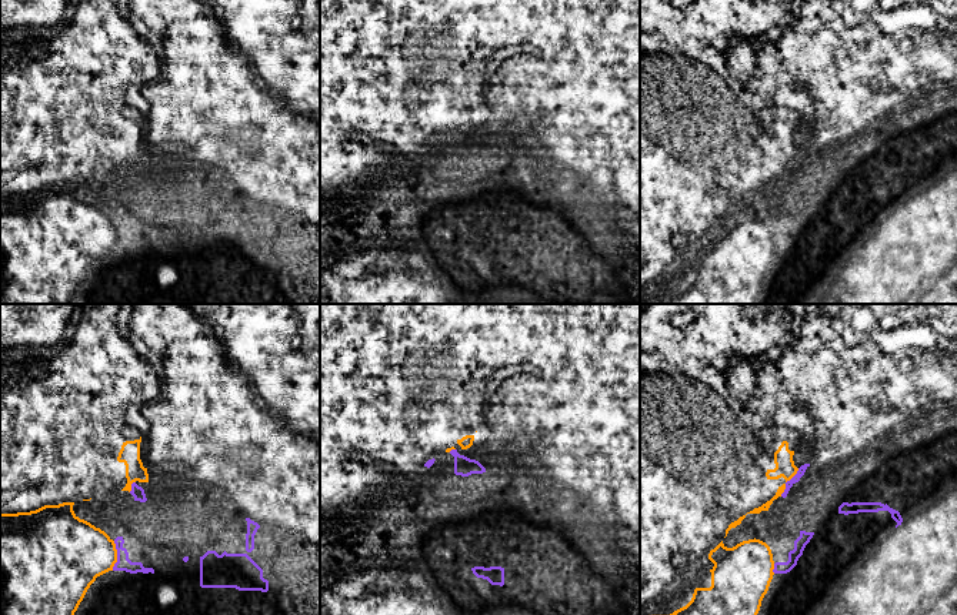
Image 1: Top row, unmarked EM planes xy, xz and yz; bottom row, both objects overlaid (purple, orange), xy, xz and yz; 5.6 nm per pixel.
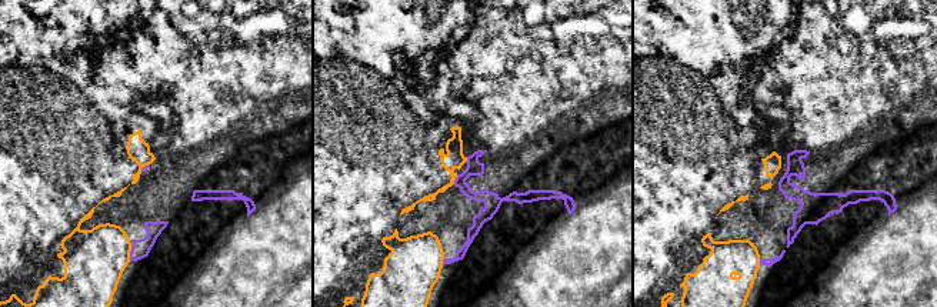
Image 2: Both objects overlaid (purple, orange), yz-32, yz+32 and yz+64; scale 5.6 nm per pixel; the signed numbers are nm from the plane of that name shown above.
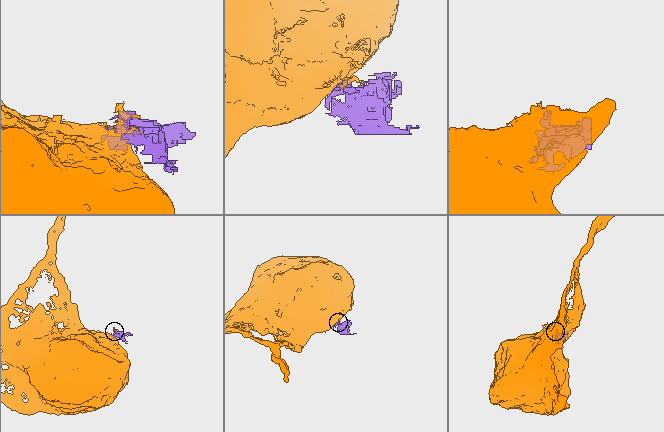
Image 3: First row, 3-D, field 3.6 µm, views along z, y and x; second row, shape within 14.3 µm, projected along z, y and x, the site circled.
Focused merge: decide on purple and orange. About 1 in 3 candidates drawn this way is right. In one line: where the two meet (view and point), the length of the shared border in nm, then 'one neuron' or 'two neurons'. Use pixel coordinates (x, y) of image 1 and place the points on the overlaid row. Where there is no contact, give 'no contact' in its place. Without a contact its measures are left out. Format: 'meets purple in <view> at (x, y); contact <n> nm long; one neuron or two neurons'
meets purple in xy at (117, 555); contact 170 nm long; two neurons

